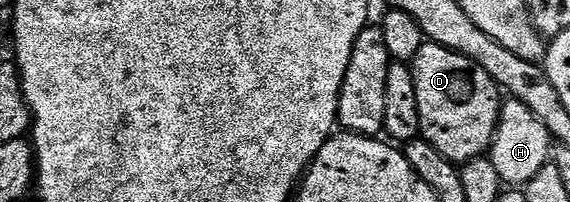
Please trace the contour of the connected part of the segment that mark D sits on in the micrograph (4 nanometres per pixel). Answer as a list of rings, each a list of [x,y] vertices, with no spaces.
[[[429,42],[423,43],[412,67],[416,102],[420,106],[421,139],[436,146],[444,158],[459,166],[485,157],[494,143],[498,115],[504,103],[498,83],[476,62],[464,58],[464,54]]]

